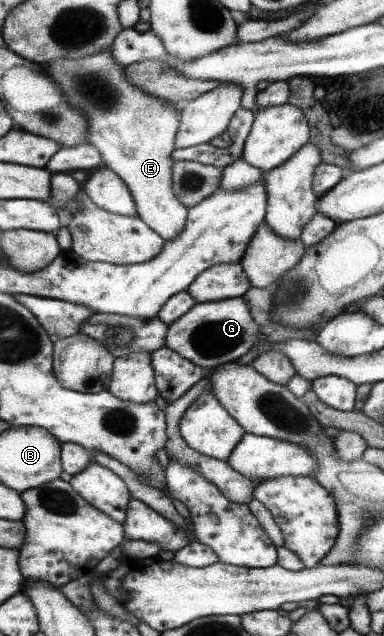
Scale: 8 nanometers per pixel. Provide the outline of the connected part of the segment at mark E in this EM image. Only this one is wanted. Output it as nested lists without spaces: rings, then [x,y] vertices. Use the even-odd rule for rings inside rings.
[[[112,45],[92,55],[79,58],[58,58],[48,62],[44,74],[55,81],[64,98],[76,109],[86,111],[88,117],[87,142],[94,146],[102,156],[102,162],[126,183],[136,205],[137,217],[165,241],[173,241],[186,226],[188,208],[178,201],[173,192],[172,154],[175,147],[175,135],[180,125],[181,106],[155,96],[154,94],[128,82],[125,69],[112,58]]]

